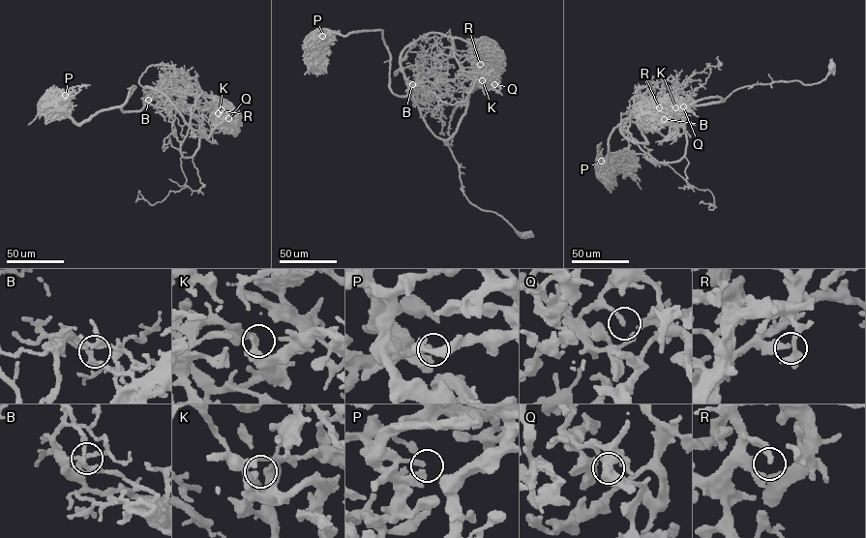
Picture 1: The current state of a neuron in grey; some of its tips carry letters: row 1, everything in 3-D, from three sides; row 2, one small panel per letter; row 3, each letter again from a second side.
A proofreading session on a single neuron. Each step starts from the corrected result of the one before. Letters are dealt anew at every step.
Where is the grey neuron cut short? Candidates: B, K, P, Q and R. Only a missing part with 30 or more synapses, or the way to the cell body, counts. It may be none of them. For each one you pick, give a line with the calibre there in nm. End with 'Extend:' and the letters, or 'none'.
Extend: none

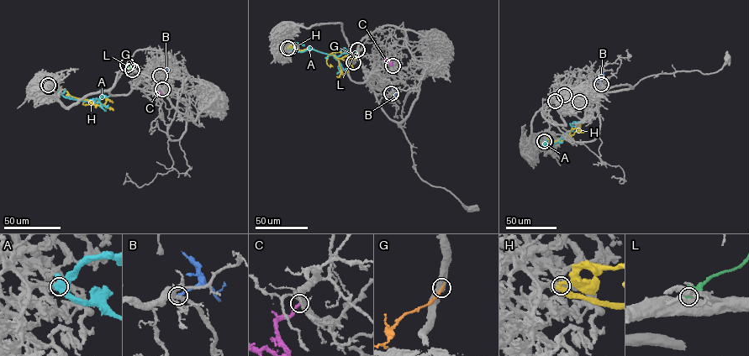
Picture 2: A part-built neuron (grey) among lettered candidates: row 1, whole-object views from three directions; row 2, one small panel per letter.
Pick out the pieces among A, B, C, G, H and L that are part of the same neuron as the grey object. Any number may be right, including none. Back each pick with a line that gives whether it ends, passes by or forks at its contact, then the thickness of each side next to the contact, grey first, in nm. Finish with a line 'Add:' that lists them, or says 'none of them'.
Add: none of them

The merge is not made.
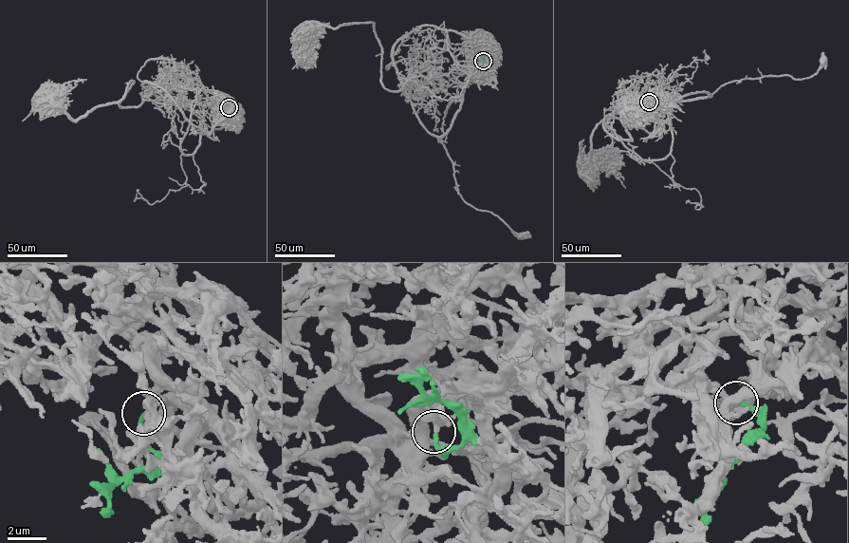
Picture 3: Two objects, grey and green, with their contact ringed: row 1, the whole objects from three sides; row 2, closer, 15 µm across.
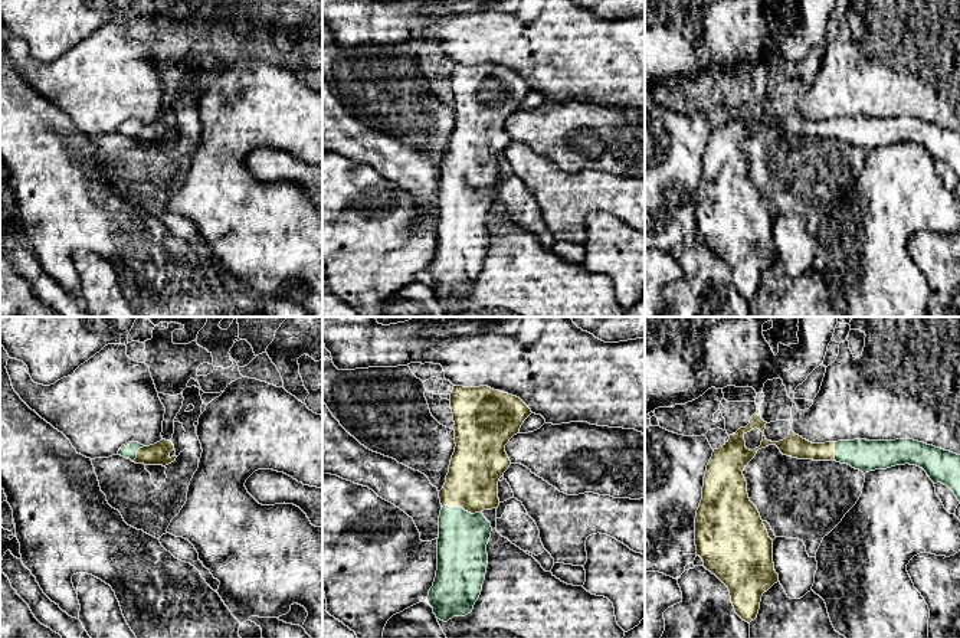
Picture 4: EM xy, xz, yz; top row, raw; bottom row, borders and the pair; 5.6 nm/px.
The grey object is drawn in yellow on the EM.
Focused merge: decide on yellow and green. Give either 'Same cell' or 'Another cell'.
Same cell

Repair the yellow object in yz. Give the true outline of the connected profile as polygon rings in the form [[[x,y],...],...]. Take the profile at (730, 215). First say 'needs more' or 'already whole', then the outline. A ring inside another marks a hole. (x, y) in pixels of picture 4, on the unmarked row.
needs more; [[[754,91],[746,105],[740,105],[723,124],[714,127],[695,194],[697,233],[728,265],[735,291],[748,301],[757,295],[763,271],[779,259],[773,241],[773,217],[748,176],[743,153],[759,127],[776,122],[783,132],[792,135],[836,138],[864,151],[895,143],[917,143],[934,161],[947,163],[960,179],[957,131],[907,115],[812,121],[792,107],[786,117],[771,120],[764,114],[766,101]],[[754,105],[763,109],[763,118],[750,128],[744,112]]]

